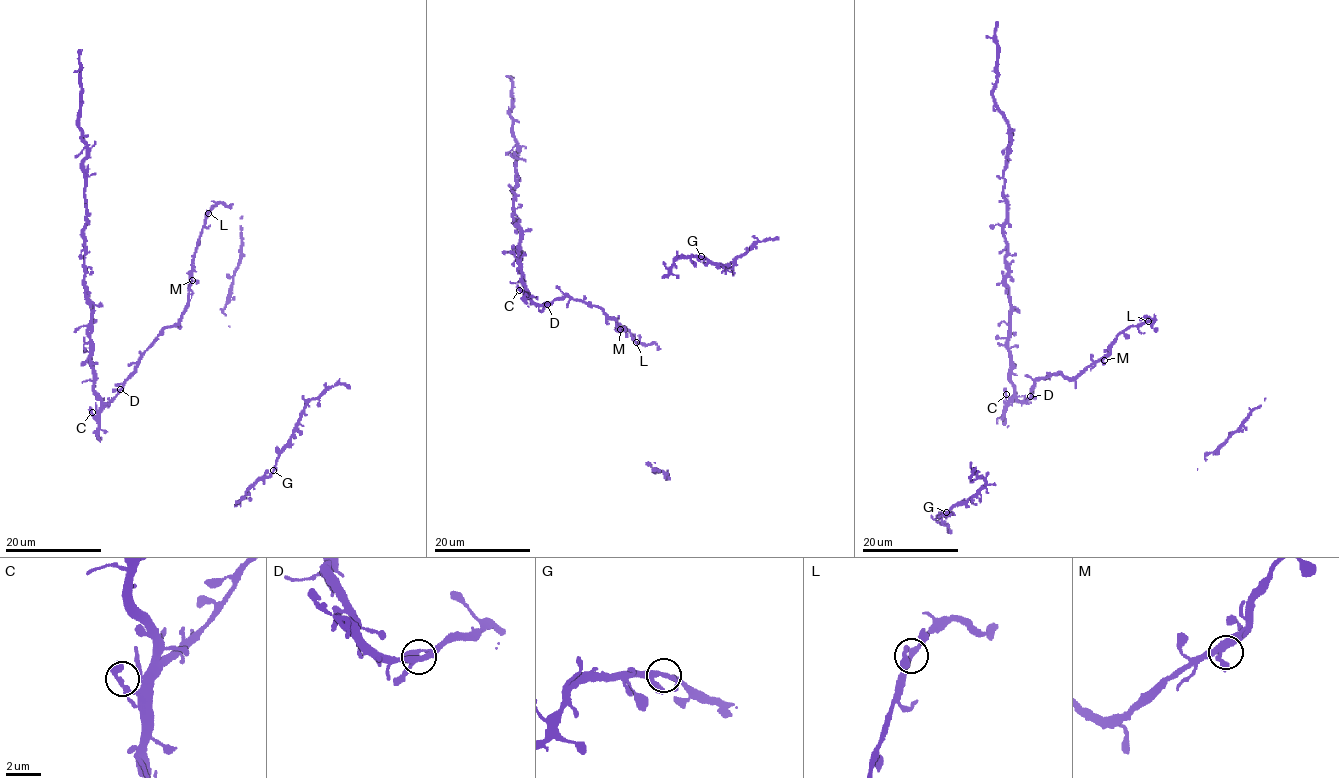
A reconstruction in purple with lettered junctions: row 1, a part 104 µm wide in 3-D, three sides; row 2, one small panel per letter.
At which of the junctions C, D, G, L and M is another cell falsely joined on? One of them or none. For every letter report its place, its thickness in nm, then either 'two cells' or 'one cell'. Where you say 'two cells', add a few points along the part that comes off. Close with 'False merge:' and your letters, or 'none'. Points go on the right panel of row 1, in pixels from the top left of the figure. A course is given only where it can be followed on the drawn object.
C: place (1006, 394); calibre 240 nm; one cell
D: place (1030, 396); calibre 240 nm; one cell
G: place (946, 512); calibre 240 nm; one cell
L: place (1148, 321); calibre 220 nm; one cell
M: place (1104, 360); calibre 340 nm; one cell
False merge: none

